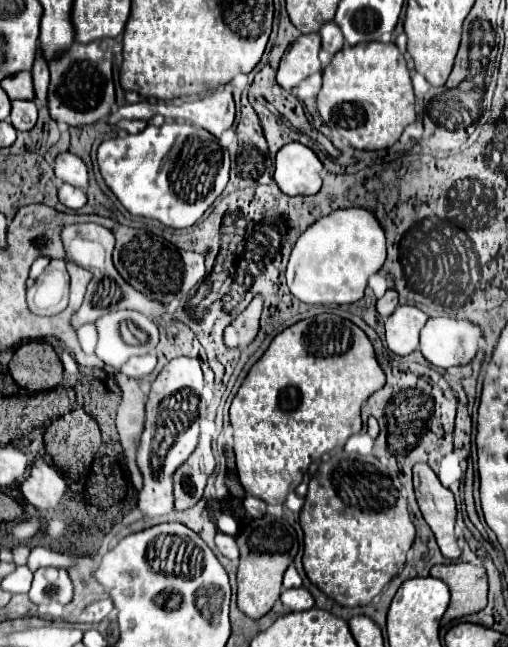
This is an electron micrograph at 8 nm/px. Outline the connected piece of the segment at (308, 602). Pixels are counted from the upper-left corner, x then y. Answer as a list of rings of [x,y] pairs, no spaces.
[[[298,587],[298,589],[284,589],[280,595],[280,601],[290,607],[292,611],[308,611],[314,607],[314,597],[310,595],[308,589]]]

